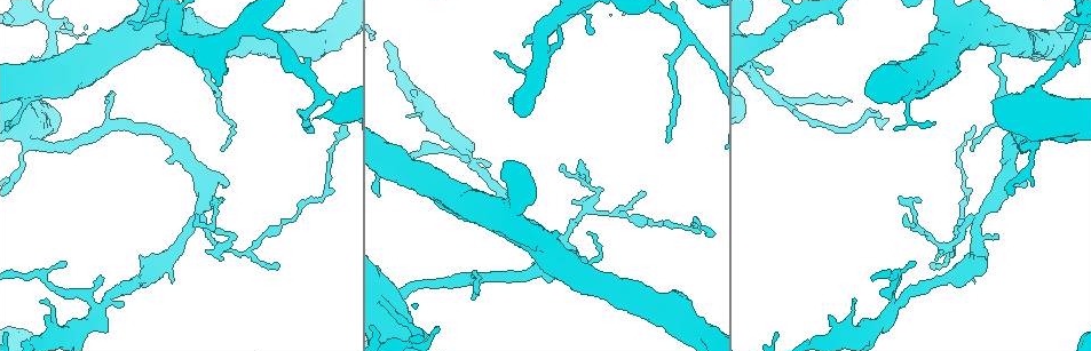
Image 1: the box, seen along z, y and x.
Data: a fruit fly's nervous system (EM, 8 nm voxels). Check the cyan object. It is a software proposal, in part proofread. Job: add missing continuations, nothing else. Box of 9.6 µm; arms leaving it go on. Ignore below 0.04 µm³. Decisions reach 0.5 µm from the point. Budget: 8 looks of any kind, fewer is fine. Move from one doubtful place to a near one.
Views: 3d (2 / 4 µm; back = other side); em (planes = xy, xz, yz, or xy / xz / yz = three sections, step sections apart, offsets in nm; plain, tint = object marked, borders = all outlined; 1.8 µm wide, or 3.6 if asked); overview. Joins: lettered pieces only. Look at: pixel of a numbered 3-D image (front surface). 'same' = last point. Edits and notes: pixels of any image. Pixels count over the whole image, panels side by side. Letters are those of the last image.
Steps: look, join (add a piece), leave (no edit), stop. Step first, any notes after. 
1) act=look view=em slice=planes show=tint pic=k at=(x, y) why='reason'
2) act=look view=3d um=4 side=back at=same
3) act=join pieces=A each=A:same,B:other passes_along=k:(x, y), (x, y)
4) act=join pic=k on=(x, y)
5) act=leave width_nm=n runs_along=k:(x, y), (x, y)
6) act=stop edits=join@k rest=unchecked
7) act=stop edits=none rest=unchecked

act=look view=3d um=2 pic=1 at=(508, 100) why='free end'

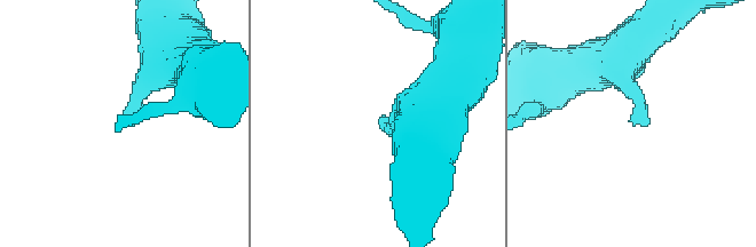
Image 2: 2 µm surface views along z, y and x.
act=look view=em um=3.6 slice=planes show=borders pic=2 at=(381, 117)

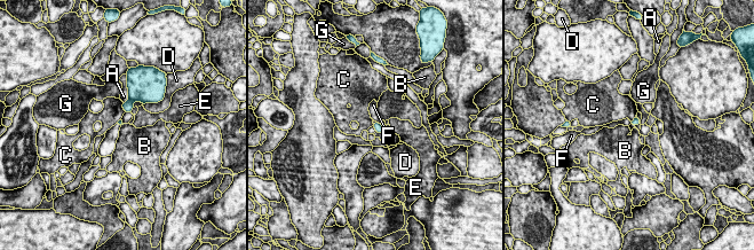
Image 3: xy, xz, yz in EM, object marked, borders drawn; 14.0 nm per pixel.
act=leave each=A:other,B:other,C:other,D:other,E:other,F:other,G:other border=3:(375, 120), (382, 126) found='none of them fits'

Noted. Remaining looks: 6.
act=look view=3d um=4 side=back pic=1 at=(880, 117) why='long arm stops here'

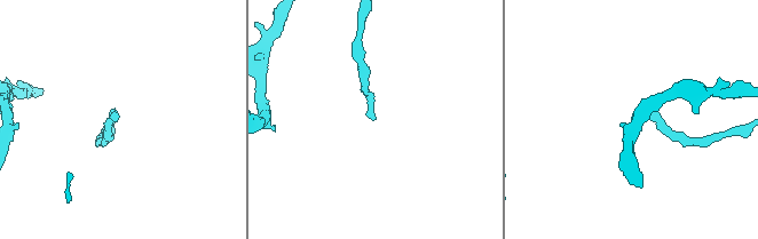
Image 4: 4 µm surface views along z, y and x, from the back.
act=look view=em slice=planes show=borders pic=4 at=(372, 118)

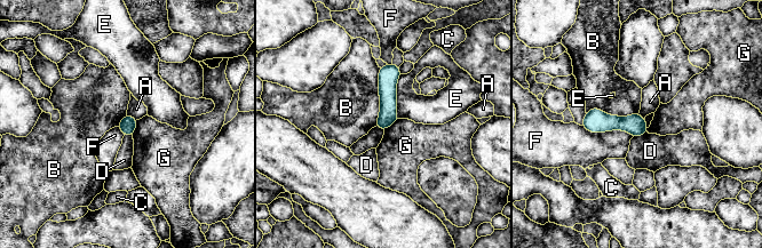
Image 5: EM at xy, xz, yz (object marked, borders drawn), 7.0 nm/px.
act=leave width_nm=120 each=A:other,B:other,C:other,D:other,E:other,F:other,G:other border=5:(137, 120), (136, 128), (132, 135) found='no lettered piece goes on from it'

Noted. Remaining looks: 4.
act=look view=3d um=4 pic=1 at=(996, 236) why='branch stops here'

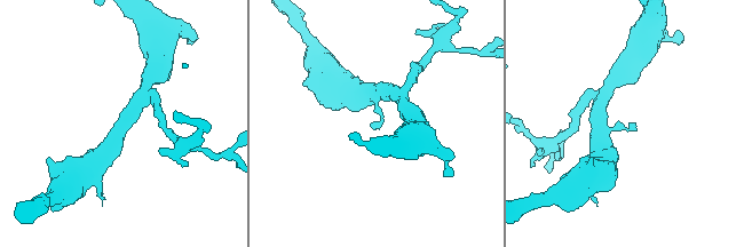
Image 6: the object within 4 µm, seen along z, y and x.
act=look view=em slice=yz step=4 show=plain pic=6 at=(371, 125)

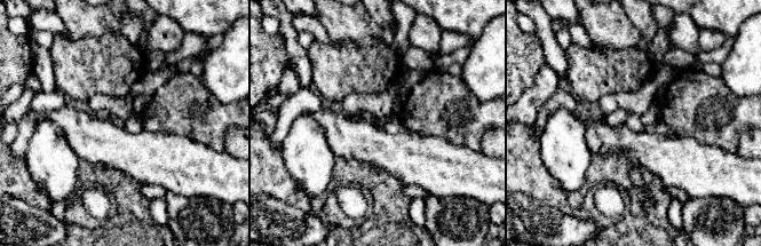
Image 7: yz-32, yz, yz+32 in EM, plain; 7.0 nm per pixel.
act=look view=em slice=yz step=4 show=borders at=same why='what lies round it'

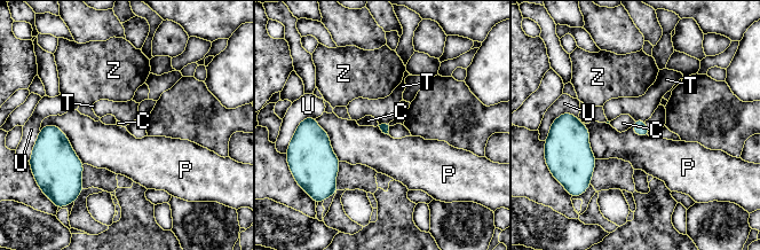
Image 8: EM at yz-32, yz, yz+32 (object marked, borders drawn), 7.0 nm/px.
act=leave each=C:other,P:other,T:other,U:other,Z:other border=8:(47, 124), (63, 132), (82, 164) found='none of them fits'

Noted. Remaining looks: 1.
act=stop edits=none rest=unchecked

